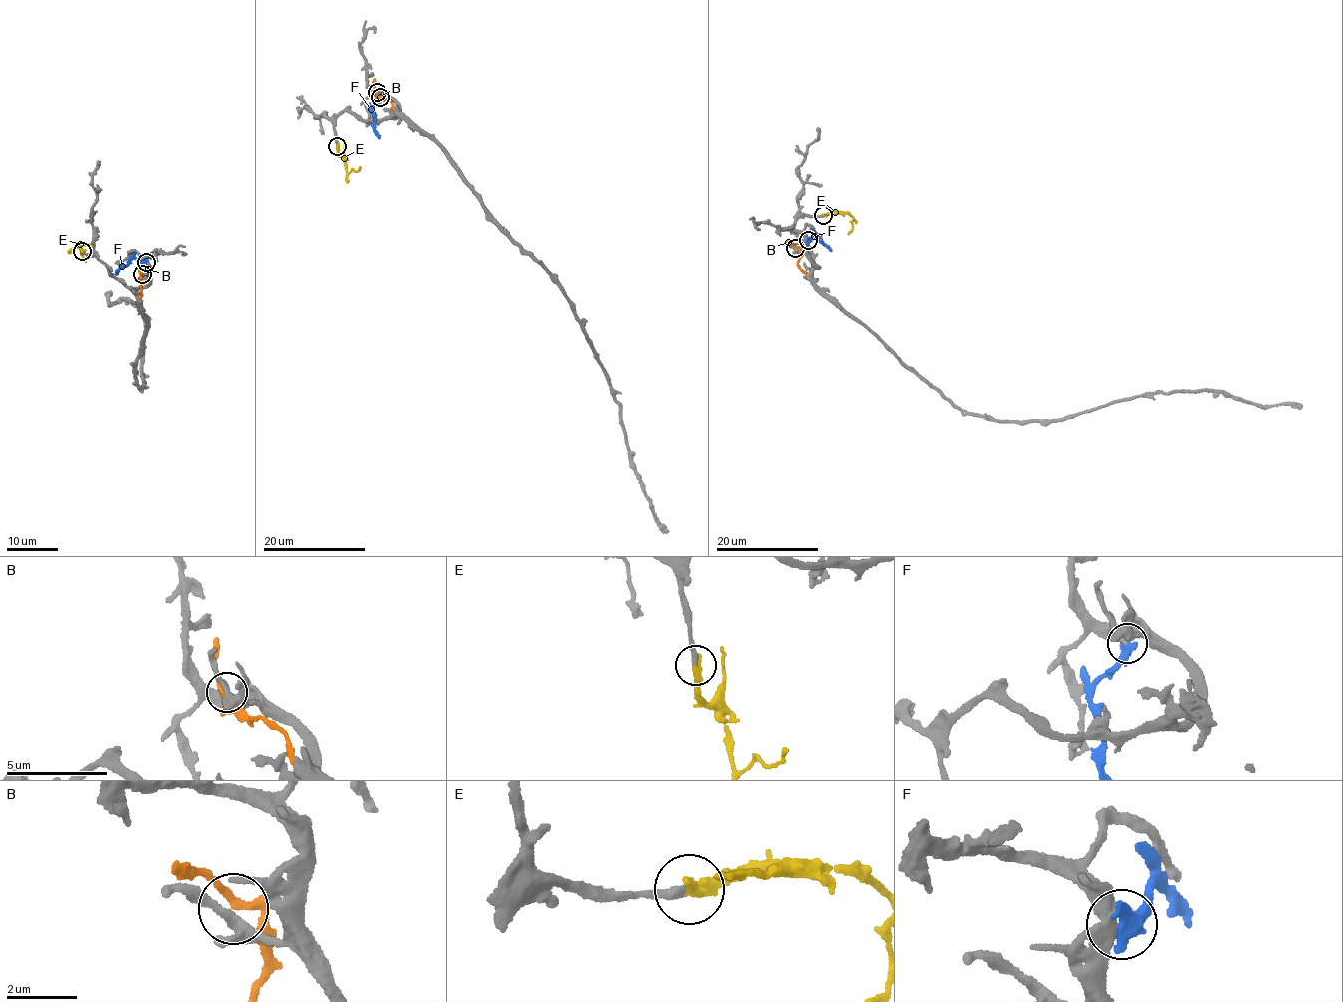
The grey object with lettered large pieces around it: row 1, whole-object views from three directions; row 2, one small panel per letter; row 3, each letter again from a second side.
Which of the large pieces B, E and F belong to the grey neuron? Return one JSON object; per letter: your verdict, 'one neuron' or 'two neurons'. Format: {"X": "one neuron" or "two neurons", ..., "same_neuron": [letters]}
{"B": "two neurons", "E": "one neuron", "F": "two neurons", "same_neuron": ["E"]}

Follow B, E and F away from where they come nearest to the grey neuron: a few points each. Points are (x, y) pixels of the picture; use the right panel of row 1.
B: (796, 248), (800, 249), (798, 266), (807, 274)
E: (823, 216), (849, 212), (853, 216), (848, 234)
F: (808, 240), (814, 234), (830, 251)

